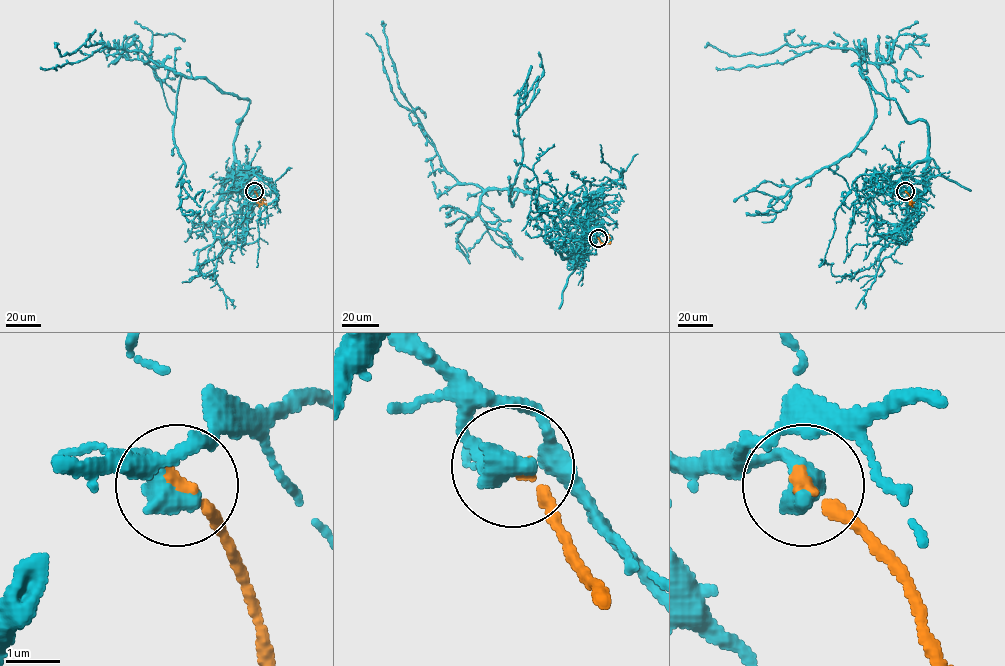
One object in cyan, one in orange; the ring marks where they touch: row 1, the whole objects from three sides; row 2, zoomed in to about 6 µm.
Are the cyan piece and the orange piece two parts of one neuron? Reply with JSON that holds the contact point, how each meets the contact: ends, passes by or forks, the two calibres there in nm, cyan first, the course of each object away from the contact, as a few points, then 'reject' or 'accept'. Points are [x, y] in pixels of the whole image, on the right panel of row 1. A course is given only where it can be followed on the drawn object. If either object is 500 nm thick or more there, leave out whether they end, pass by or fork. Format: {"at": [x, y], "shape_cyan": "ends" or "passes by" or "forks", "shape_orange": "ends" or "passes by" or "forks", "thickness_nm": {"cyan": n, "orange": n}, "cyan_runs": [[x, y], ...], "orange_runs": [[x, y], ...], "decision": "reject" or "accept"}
{"at": [905, 191], "thickness_nm": {"cyan": 550, "orange": 200}, "cyan_runs": [[905, 191], [897, 181], [925, 158], [928, 127], [871, 86], [856, 51], [704, 47]], "orange_runs": [[905, 191], [910, 203], [907, 198], [902, 200]], "decision": "accept"}

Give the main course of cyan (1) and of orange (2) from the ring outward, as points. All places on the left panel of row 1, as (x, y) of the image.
1: (255, 191), (234, 154), (249, 101), (141, 51), (96, 43), (61, 55), (55, 47)
2: (255, 191), (259, 203), (264, 200)

